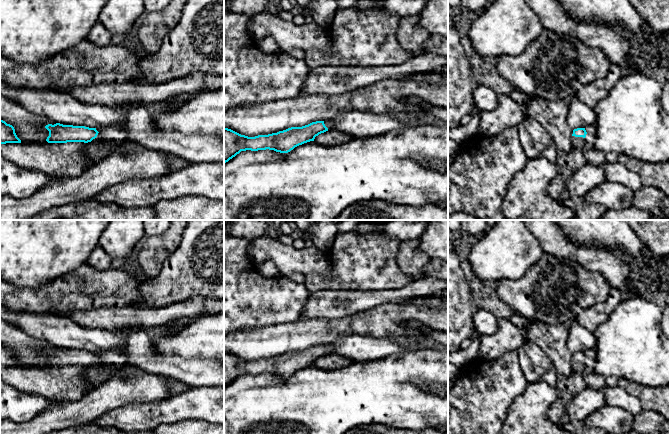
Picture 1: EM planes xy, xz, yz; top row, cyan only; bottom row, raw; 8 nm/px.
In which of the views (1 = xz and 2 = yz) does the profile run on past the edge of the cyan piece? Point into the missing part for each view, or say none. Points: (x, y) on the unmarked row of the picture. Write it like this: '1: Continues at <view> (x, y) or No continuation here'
1: Continues at xz (328, 348)
2: Continues at yz (568, 387)

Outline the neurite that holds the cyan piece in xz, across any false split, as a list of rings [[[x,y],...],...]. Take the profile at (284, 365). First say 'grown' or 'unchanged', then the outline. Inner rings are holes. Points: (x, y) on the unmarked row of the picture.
grown; [[[316,345],[302,351],[291,351],[277,357],[248,361],[224,352],[224,387],[241,375],[274,374],[288,377],[295,371],[314,365],[321,357],[333,353],[330,345]]]

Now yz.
grown; [[[585,352],[574,353],[571,373],[568,376],[558,374],[556,385],[558,399],[547,411],[550,420],[554,424],[559,425],[562,417],[566,413],[568,405],[587,387],[583,379],[586,358]]]

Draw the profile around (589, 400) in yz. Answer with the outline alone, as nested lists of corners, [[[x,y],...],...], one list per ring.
[[[586,387],[568,405],[559,425],[578,420],[584,422],[593,412],[606,404],[605,390]]]

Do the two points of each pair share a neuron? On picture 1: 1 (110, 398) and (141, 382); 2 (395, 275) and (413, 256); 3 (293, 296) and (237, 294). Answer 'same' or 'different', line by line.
1: same
2: different
3: same

